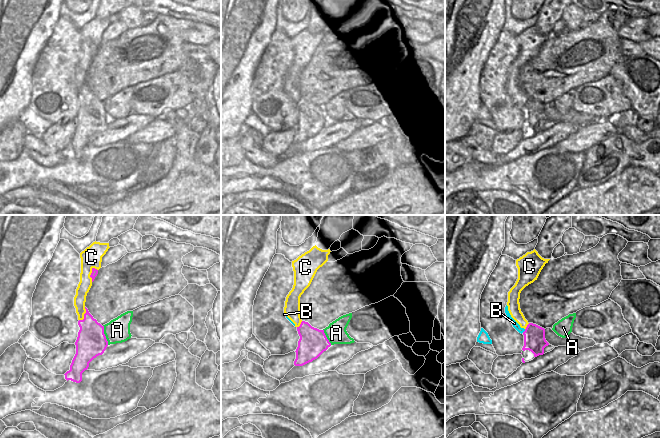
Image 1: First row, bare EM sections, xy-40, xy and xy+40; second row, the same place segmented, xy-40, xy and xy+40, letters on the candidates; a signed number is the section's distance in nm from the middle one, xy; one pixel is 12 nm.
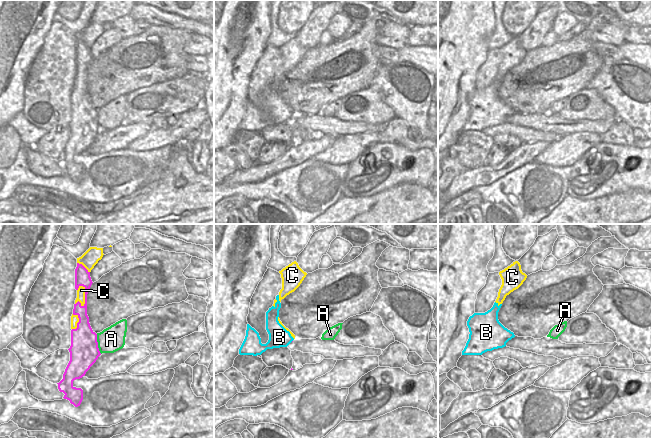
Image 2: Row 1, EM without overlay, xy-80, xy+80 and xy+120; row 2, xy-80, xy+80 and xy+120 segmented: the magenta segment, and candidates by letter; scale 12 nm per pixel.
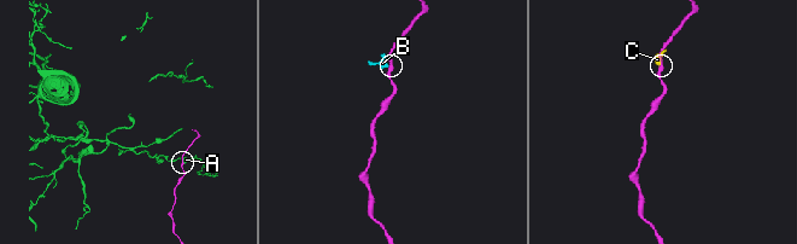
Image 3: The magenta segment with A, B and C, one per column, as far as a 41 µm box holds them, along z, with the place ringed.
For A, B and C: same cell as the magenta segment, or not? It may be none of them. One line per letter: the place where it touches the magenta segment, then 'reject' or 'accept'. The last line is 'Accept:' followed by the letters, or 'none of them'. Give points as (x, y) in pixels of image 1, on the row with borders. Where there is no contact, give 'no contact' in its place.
A: contact xy-40 (104, 335); reject
B: contact xy+40 (524, 331); reject
C: contact xy-40 (91, 274); reject
Accept: none of them

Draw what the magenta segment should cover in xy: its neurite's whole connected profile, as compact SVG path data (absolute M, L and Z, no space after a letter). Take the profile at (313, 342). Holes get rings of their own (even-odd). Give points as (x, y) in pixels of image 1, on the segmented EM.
M302 321L297 331L300 339L295 351L295 366L303 366L312 362L331 346L324 330L314 328L308 322Z

